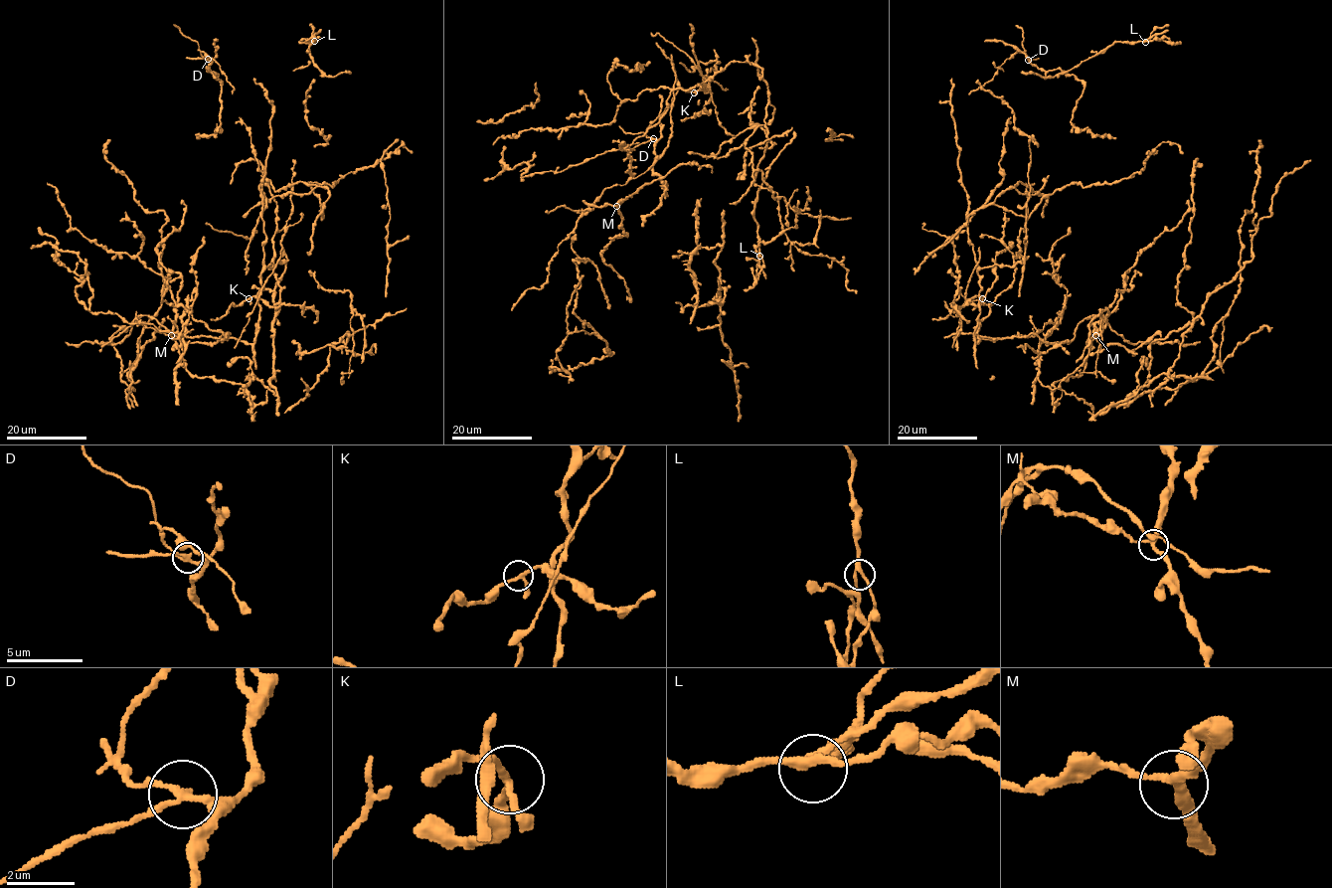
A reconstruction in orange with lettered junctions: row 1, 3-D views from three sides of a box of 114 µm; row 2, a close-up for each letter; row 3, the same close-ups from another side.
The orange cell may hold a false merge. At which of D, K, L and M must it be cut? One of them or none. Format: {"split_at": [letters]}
{"split_at": ["D"]}

